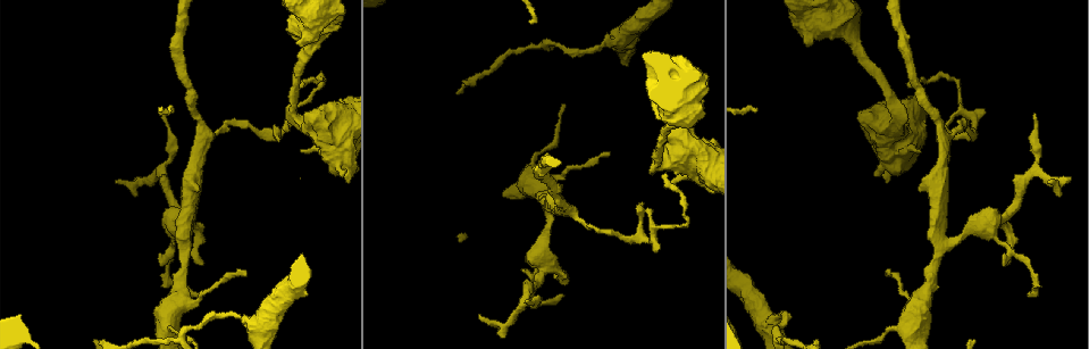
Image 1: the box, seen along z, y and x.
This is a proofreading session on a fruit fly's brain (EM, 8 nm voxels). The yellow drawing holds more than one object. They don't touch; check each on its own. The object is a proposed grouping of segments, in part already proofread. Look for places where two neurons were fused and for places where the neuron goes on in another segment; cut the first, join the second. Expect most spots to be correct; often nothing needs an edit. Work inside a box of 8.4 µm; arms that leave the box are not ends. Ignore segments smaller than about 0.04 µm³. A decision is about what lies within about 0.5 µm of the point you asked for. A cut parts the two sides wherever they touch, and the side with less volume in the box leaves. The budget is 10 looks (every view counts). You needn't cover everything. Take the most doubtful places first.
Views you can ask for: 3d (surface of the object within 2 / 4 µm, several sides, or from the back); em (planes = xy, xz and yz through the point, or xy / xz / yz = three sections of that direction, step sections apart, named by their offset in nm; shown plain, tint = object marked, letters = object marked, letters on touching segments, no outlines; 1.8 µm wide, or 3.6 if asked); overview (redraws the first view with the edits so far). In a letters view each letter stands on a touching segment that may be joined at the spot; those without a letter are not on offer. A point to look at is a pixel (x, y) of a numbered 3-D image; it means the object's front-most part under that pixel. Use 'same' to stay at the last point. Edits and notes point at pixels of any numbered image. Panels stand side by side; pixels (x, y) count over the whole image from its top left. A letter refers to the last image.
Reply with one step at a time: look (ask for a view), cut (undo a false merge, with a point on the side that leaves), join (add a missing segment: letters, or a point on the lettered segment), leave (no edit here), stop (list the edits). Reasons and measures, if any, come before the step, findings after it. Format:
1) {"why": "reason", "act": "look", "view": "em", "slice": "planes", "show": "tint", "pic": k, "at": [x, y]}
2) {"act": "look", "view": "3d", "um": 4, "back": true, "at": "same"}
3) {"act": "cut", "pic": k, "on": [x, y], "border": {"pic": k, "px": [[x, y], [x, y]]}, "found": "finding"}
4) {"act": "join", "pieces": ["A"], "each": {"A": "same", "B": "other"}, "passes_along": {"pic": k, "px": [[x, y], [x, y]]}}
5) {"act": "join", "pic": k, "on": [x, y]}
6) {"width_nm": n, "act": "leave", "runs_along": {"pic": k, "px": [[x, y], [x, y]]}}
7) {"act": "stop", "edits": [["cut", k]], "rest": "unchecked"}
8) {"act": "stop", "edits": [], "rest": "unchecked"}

{"why": "thin end", "act": "look", "view": "3d", "um": 2, "pic": 1, "at": [120, 183]}

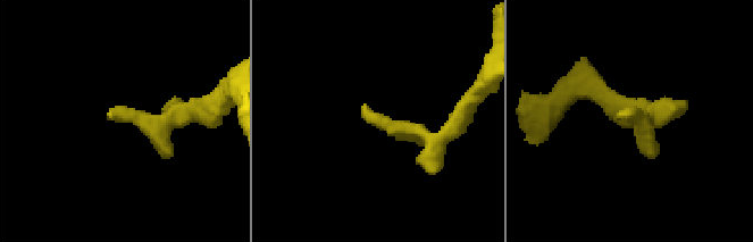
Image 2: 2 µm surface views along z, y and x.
{"why": "need the tissue", "act": "look", "view": "em", "slice": "yz", "step": 4, "show": "letters", "pic": 2, "at": [110, 118]}

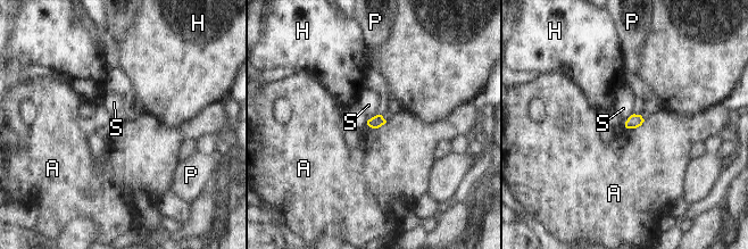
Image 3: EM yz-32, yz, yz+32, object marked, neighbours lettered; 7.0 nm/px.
{"act": "look", "view": "em", "slice": "planes", "show": "letters", "at": "same"}

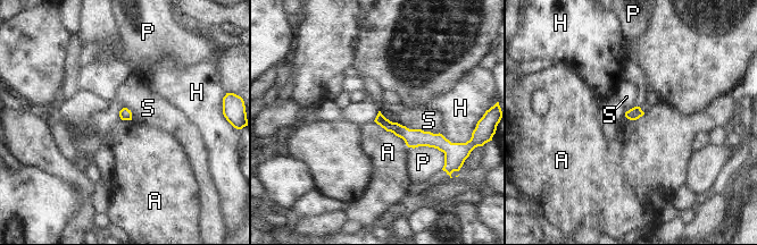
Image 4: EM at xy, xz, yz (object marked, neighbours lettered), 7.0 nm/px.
{"act": "leave", "each": {"A": "other", "H": "other", "P": "other", "S": "other"}, "found": "none of them fits"}

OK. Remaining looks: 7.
{"why": "free end", "act": "look", "view": "em", "slice": "yz", "step": 16, "show": "tint", "pic": 1, "at": [921, 151]}

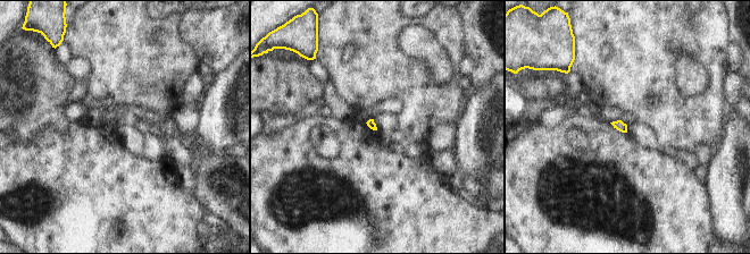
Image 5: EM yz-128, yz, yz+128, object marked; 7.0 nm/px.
{"act": "look", "view": "em", "slice": "planes", "show": "letters", "at": "same"}

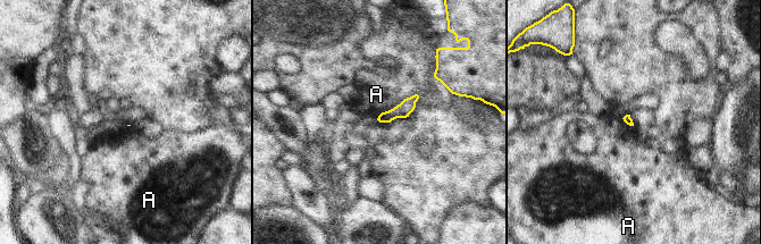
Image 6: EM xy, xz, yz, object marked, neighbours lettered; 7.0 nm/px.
{"act": "leave", "each": {"A": "other"}, "border": {"pic": 6, "px": [[419, 95], [404, 98], [376, 119]]}, "found": "no lettered segment goes on from it"}

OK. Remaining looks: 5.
{"why": "free end", "act": "look", "view": "em", "slice": "xy", "step": 16, "show": "tint", "pic": 1, "at": [563, 269]}

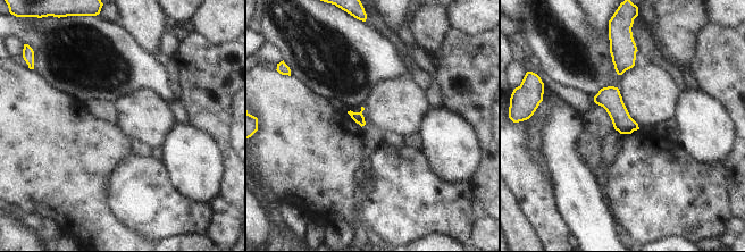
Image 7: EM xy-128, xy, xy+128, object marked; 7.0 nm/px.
{"act": "look", "view": "em", "slice": "planes", "show": "letters", "at": "same"}

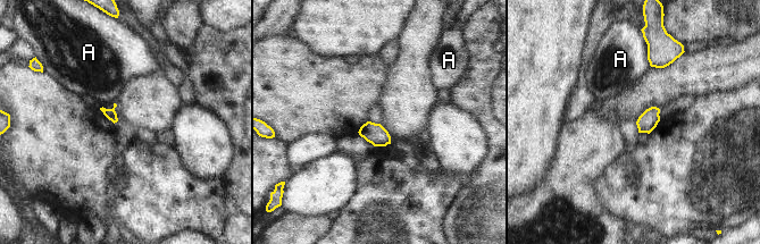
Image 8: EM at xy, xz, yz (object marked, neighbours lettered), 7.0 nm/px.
{"act": "leave", "each": {"A": "other"}, "border": {"pic": 8, "px": [[645, 43], [648, 60], [651, 66]]}, "found": "no lettered segment goes on from it"}

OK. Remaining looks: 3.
{"why": "tapers out", "act": "look", "view": "em", "slice": "planes", "show": "letters", "pic": 1, "at": [525, 301]}

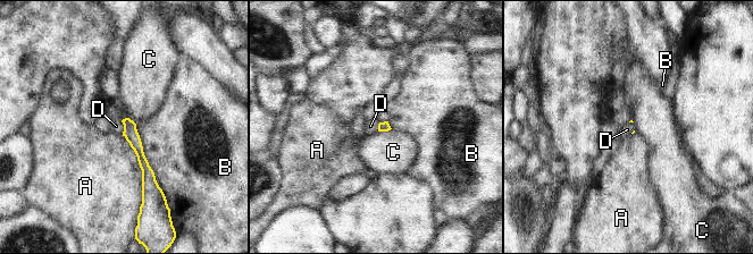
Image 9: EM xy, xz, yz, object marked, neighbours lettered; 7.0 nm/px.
{"act": "leave", "each": {"A": "other", "B": "other", "C": "other", "D": "other"}, "border": {"pic": 9, "px": [[120, 120], [123, 134]]}, "found": "no lettered segment goes on from it"}

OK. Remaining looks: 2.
{"act": "stop", "edits": [], "rest": "unchecked"}

